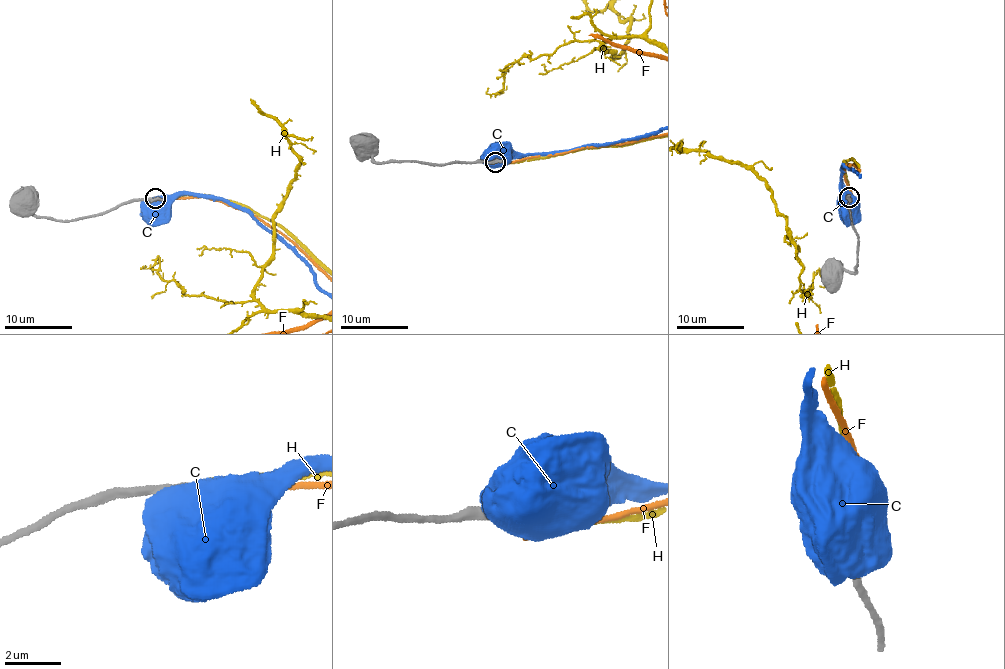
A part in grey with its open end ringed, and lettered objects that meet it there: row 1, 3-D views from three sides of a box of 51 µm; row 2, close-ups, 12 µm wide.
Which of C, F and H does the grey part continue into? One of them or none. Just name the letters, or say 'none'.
H

